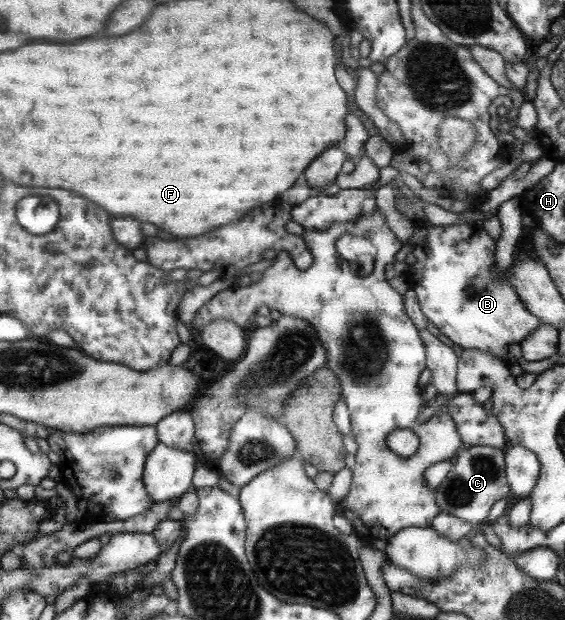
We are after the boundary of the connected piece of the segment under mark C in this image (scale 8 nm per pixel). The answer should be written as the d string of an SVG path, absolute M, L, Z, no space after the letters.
M470 446L459 450L452 459L446 478L434 490L439 512L446 512L448 516L464 520L468 524L478 525L487 520L492 504L504 499L508 492L503 451L491 446Z

